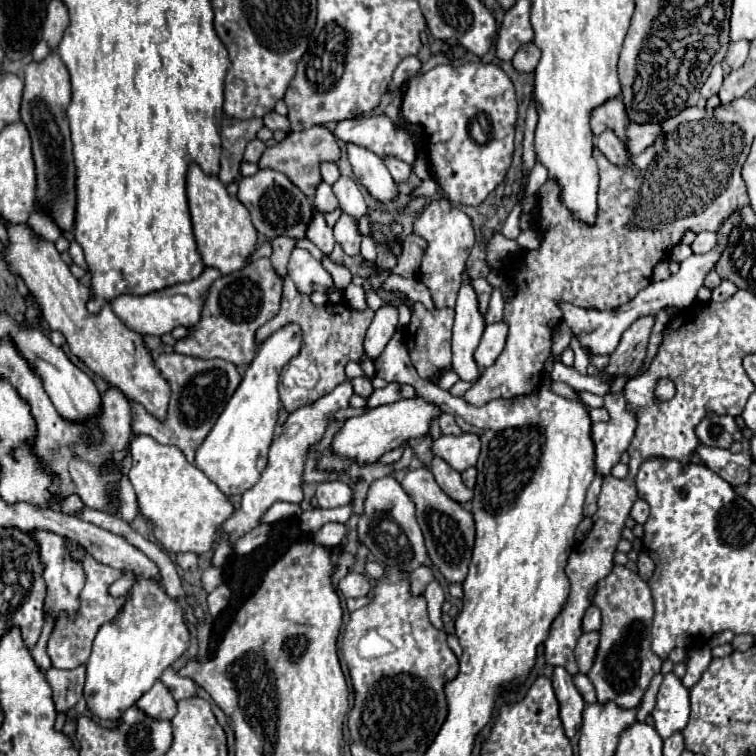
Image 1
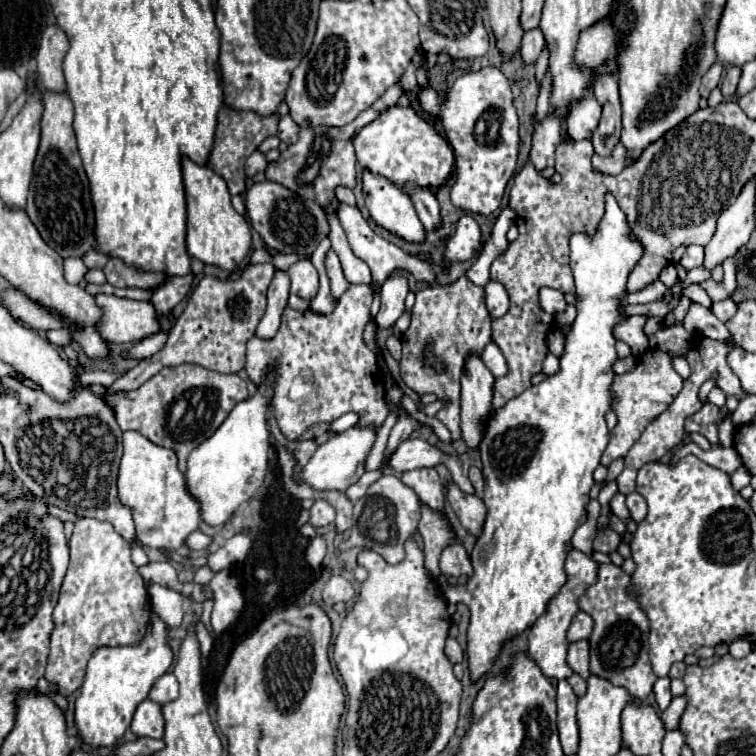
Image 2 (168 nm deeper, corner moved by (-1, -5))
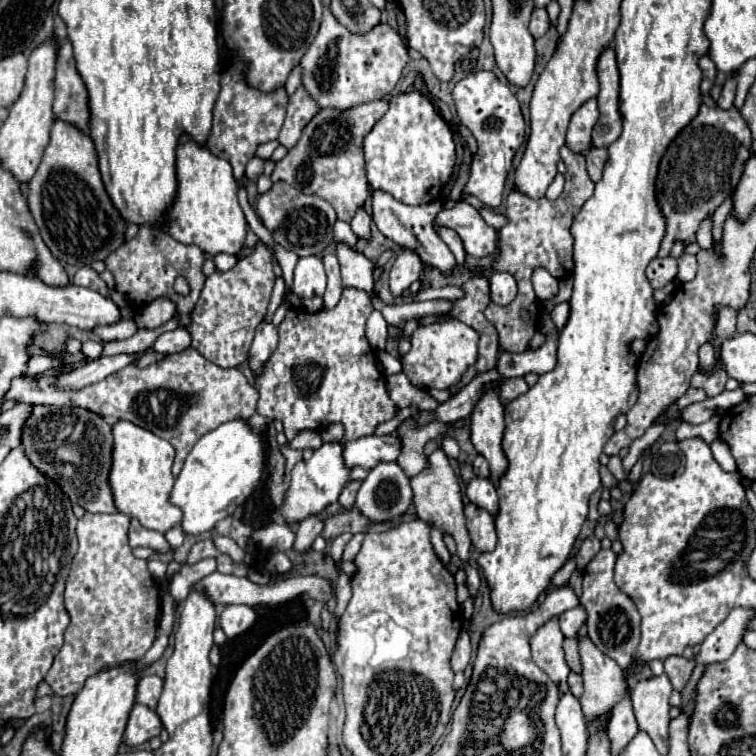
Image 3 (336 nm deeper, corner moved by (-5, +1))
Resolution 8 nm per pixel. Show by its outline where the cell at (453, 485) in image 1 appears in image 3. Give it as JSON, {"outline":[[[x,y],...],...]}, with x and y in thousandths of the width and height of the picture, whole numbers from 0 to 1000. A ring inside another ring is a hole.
{"outline":[[[619,667],[614,672],[616,680],[616,696],[622,704],[624,722],[632,730],[651,730],[656,725],[656,701],[653,701],[653,685],[646,683],[638,672],[630,672],[627,667]]]}

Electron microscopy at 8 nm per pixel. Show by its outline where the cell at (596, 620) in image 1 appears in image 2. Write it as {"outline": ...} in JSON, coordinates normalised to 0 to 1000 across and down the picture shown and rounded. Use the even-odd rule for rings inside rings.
{"outline":[[[765,810],[762,817],[757,820],[757,828],[751,831],[751,847],[765,849],[765,847],[772,847],[772,844],[780,844],[783,833],[786,833],[783,815],[778,815],[775,810]]]}

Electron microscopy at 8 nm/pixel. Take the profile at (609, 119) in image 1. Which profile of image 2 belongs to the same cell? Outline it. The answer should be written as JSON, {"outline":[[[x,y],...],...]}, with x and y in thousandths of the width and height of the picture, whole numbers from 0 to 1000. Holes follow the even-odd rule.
{"outline":[[[786,127],[767,132],[751,151],[751,180],[757,185],[778,185],[788,172],[796,153],[796,140]]]}

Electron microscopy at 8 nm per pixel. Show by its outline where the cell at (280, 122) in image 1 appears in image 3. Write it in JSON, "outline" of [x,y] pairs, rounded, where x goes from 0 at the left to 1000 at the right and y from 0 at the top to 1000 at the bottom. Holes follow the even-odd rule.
{"outline":[[[394,114],[394,119],[384,127],[381,148],[378,148],[378,159],[370,172],[370,180],[368,180],[368,190],[376,193],[378,198],[389,196],[399,177],[399,169],[421,151],[421,146],[423,140],[415,135],[407,119],[402,114]]]}

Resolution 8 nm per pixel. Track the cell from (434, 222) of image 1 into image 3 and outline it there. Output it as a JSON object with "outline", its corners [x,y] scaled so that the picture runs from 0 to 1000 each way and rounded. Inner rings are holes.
{"outline":[[[612,265],[603,267],[601,275],[587,275],[579,282],[573,299],[577,306],[582,299],[590,299],[606,307],[616,335],[627,341],[638,341],[656,333],[656,304],[638,291],[630,275]]]}

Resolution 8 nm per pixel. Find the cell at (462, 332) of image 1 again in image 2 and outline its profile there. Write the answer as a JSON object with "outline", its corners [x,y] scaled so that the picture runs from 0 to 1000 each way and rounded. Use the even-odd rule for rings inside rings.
{"outline":[[[622,468],[608,500],[611,574],[619,593],[630,593],[635,587],[635,558],[640,558],[640,553],[651,545],[651,508],[651,492],[640,484],[632,468]]]}

